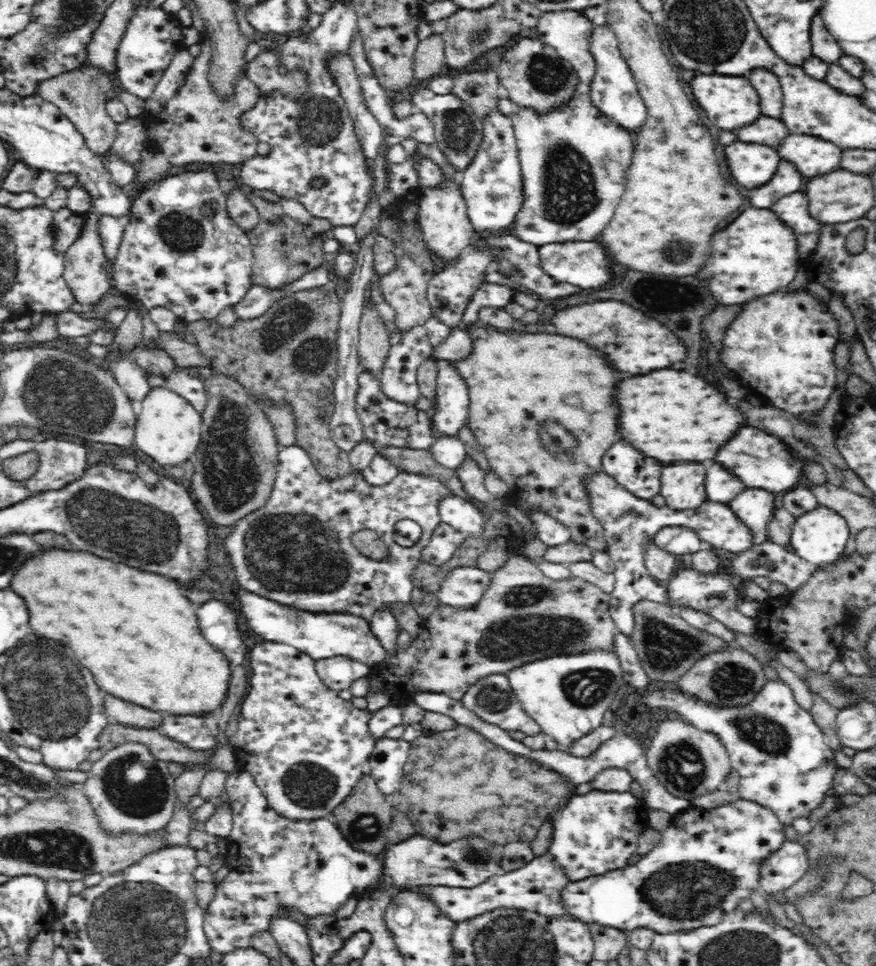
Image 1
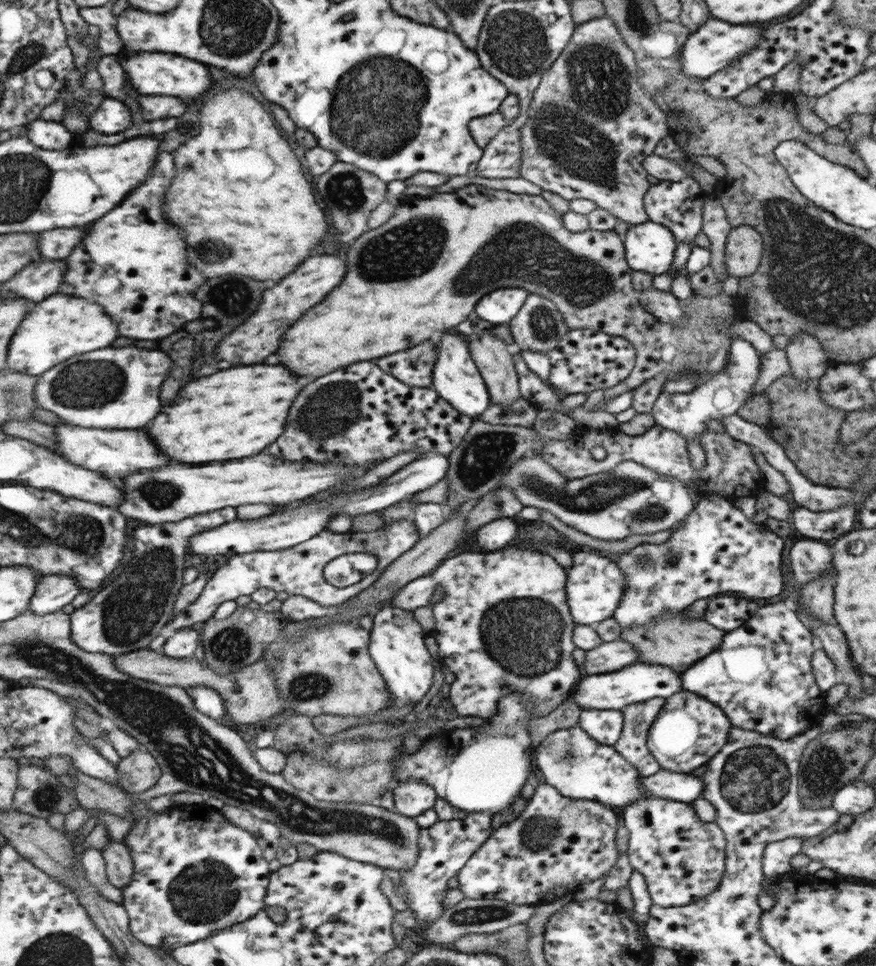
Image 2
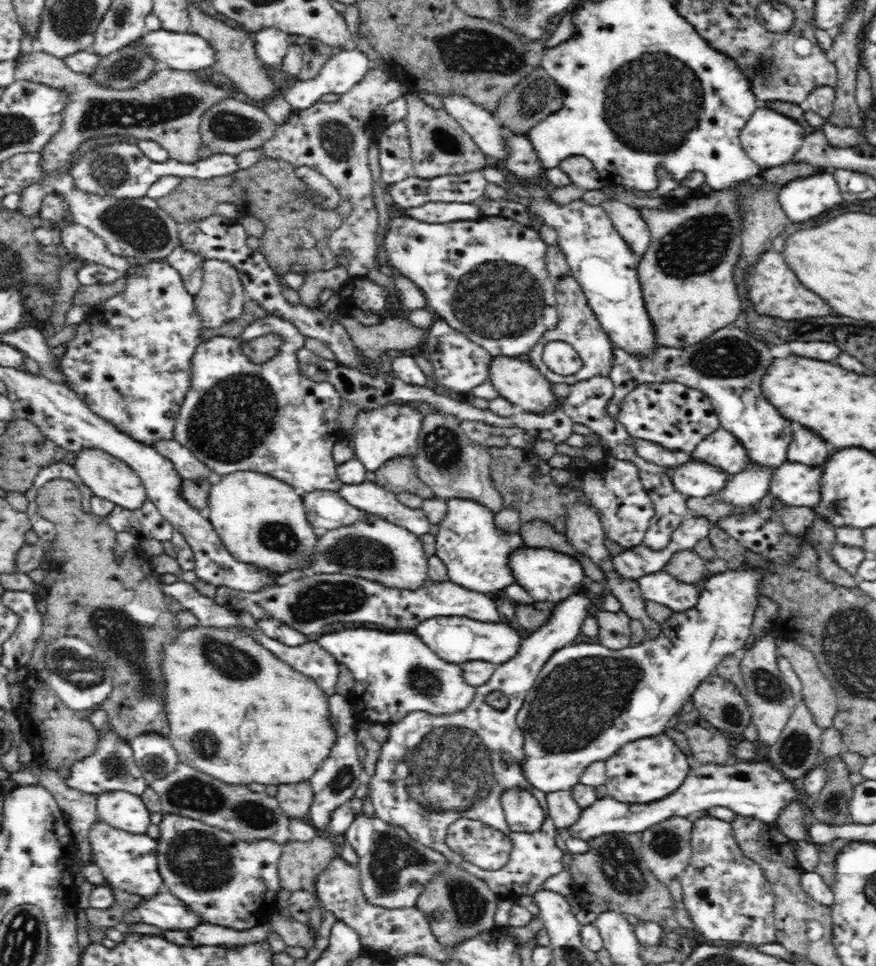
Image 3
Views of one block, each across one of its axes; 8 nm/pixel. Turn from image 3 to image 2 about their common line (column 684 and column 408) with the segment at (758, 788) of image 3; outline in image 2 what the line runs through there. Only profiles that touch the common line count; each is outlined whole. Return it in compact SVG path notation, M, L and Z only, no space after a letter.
M413 779L399 781L391 790L393 811L411 818L421 815L428 808L433 808L437 799L437 794L431 786Z

